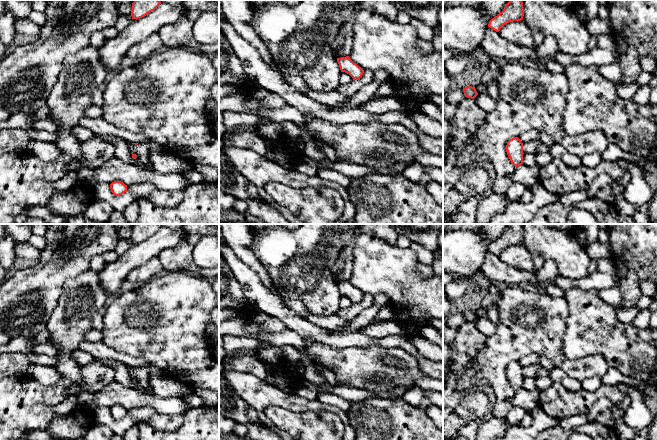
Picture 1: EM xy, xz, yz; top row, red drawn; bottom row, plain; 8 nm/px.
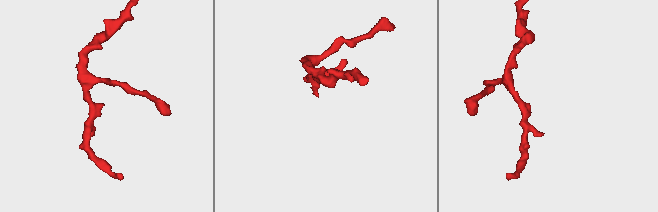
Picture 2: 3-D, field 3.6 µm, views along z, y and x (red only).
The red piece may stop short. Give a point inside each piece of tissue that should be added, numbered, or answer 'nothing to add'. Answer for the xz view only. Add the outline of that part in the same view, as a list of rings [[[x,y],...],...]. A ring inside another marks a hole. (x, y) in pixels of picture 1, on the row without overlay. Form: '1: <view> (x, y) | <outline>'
nothing to add

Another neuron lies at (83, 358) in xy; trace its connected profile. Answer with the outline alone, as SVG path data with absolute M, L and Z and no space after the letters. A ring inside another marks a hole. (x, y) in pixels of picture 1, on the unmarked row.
M77 350L72 354L73 358L80 364L80 366L87 365L95 360L97 360L95 357L93 357L91 354L84 352L82 350Z

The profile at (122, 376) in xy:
M115 361L114 370L115 370L115 380L124 387L132 388L134 390L139 390L146 394L154 395L152 388L144 387L138 381L136 383L132 382L132 378L128 373L129 366L119 361Z

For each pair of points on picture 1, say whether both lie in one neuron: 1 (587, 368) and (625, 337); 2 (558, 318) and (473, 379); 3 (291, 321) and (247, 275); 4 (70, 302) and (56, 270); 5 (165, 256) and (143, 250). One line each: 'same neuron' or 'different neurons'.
1: different neurons
2: same neuron
3: same neuron
4: different neurons
5: different neurons

